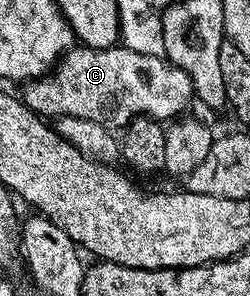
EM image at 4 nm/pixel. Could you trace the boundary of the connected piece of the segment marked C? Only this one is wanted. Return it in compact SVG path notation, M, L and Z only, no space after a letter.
M80 45L74 46L61 56L53 70L40 79L30 79L24 84L25 106L42 117L62 117L82 119L98 123L110 129L128 128L129 124L144 117L149 121L173 121L182 114L181 110L194 98L193 86L183 73L183 69L173 66L160 56L147 56L132 52L128 47L116 46L107 49L91 49Z

